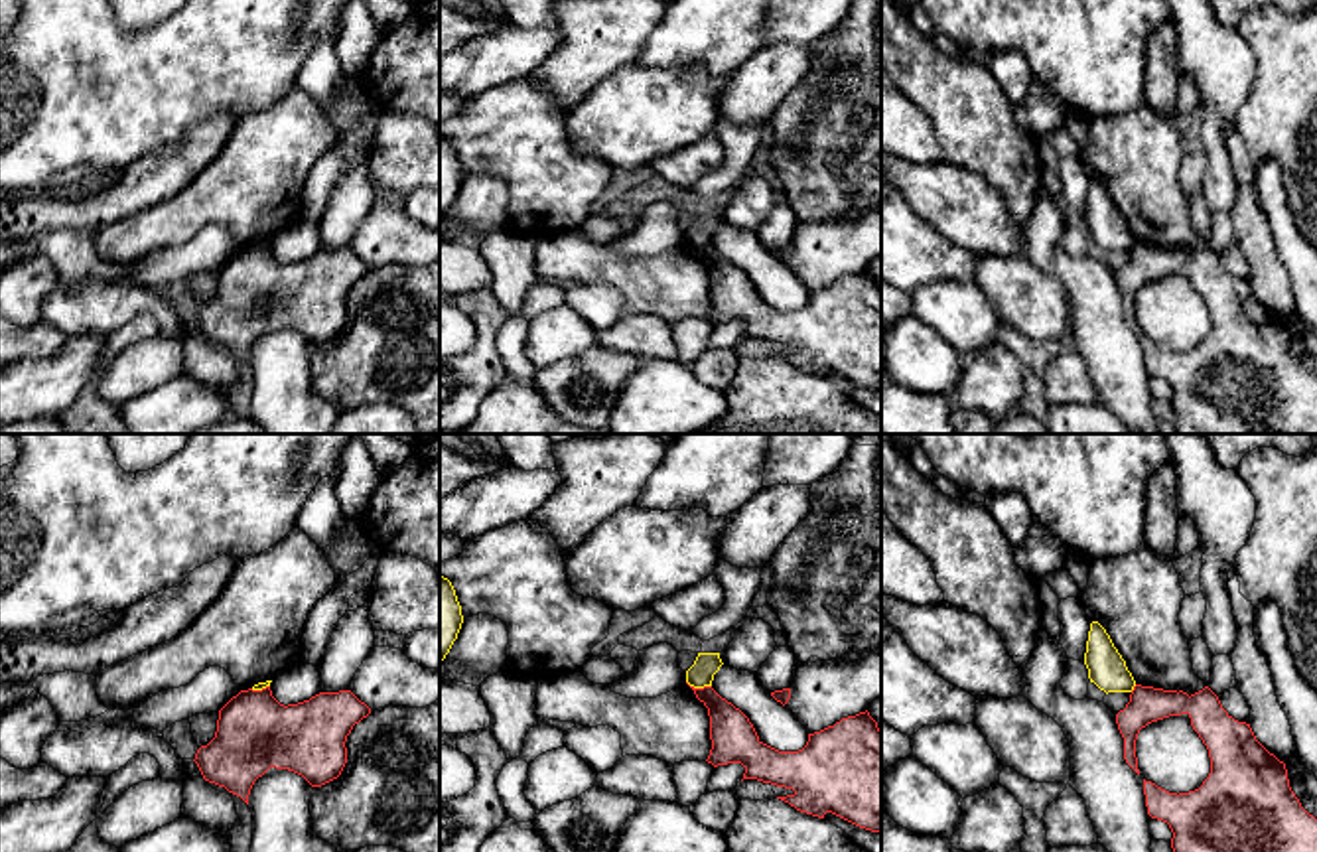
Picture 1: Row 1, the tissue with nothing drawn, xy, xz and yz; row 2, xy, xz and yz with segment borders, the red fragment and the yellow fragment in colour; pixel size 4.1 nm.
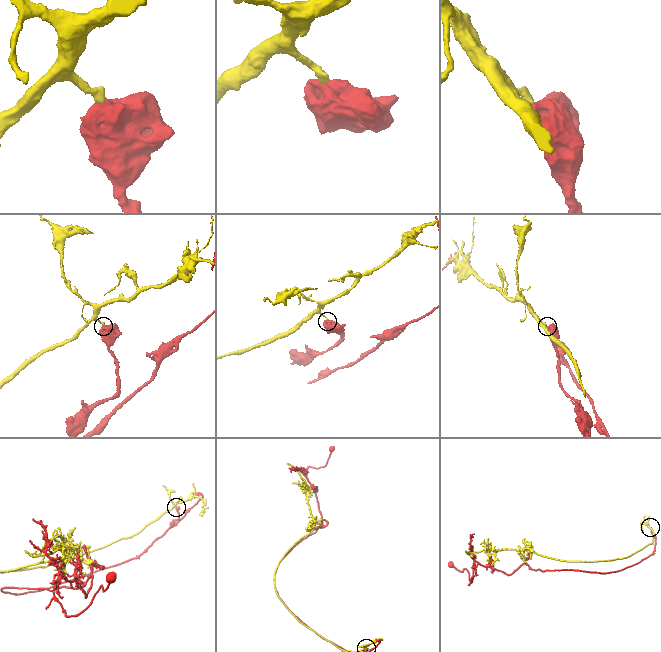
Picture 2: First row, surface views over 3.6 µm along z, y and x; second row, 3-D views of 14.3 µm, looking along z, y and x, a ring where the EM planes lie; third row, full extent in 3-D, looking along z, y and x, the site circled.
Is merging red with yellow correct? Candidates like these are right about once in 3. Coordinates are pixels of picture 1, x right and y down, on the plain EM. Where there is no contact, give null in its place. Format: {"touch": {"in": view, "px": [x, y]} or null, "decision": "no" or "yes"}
{"touch": {"in": "xz", "px": [698, 247]}, "decision": "no"}

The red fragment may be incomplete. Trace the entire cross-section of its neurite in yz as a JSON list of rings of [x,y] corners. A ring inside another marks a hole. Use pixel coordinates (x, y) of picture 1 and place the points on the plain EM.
[[[1136,243],[1130,260],[1116,272],[1124,296],[1124,318],[1140,333],[1136,298],[1151,280],[1187,272],[1193,288],[1209,308],[1211,331],[1189,351],[1169,351],[1144,337],[1147,373],[1169,383],[1177,434],[1317,434],[1317,377],[1309,373],[1289,345],[1285,321],[1270,312],[1254,294],[1250,282],[1234,278],[1218,254],[1205,245],[1195,252]]]

